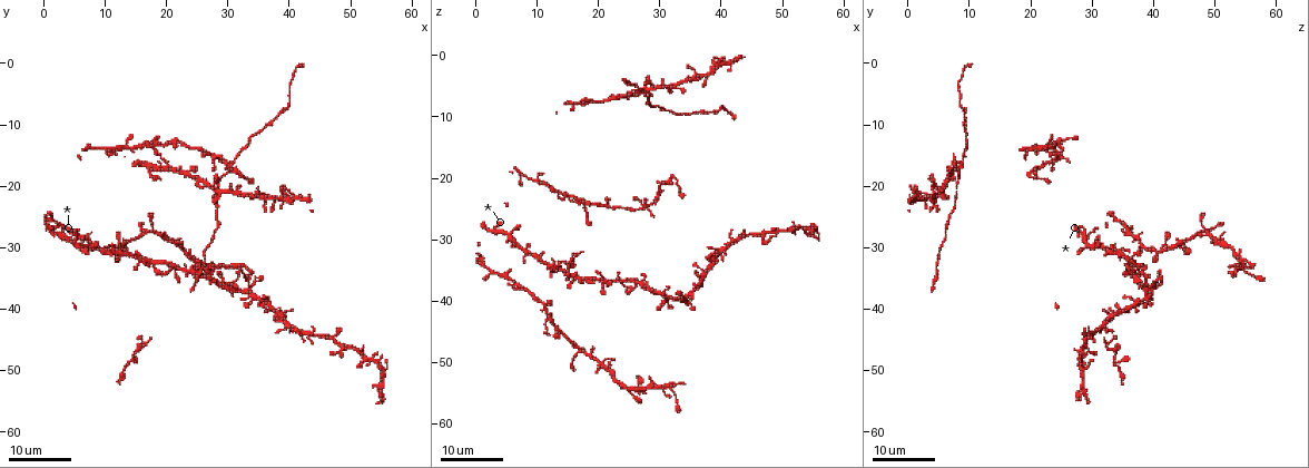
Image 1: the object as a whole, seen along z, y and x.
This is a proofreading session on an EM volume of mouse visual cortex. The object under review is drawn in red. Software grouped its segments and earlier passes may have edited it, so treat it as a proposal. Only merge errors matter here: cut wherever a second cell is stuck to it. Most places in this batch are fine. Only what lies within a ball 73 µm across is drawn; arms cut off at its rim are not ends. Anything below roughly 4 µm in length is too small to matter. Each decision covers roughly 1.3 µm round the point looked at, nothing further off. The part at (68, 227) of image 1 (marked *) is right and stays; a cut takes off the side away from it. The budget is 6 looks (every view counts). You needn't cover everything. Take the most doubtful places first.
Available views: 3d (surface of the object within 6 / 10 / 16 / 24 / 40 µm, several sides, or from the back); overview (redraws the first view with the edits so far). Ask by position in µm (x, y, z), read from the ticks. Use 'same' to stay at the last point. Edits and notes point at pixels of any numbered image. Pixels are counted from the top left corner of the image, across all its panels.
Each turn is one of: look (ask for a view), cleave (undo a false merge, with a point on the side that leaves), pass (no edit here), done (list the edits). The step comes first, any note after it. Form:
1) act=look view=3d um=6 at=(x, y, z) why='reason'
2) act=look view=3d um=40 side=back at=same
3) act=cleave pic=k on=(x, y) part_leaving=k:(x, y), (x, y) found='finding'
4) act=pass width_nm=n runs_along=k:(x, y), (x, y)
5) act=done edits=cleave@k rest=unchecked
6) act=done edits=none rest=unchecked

act=look view=3d um=24 at=(33.5, 37.0, 39.5) why='four-way junction'

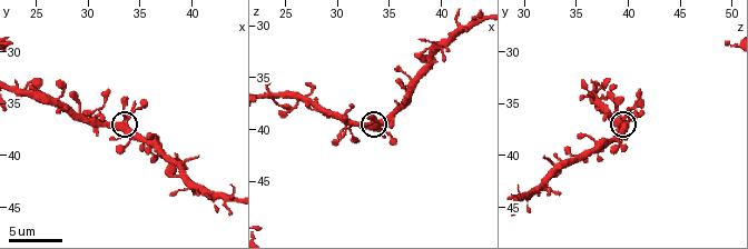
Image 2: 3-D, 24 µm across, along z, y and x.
act=look view=3d um=10 at=(33.4, 37.0, 39.6) why='zoom in'

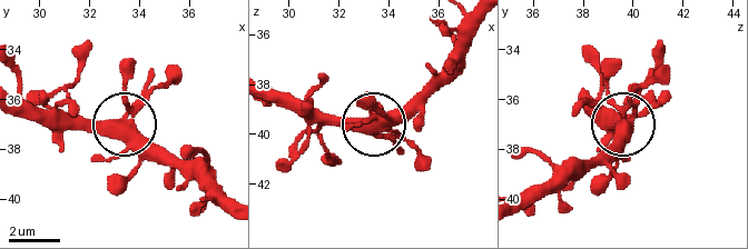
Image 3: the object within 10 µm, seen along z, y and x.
act=look view=3d um=6 at=(33.6, 36.8, 39.8)

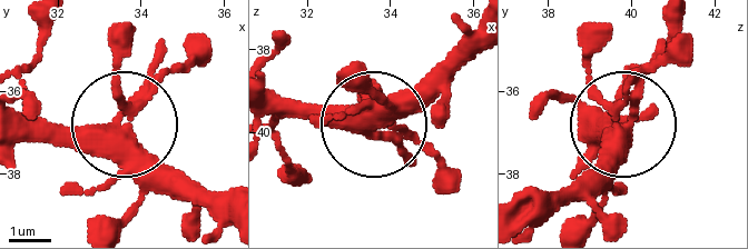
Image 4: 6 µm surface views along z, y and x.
act=pass runs_along=4:(20, 118), (64, 132), (116, 128), (208, 40) found='all the same cell'

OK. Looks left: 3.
act=look view=3d um=24 at=(11.5, 31.0, 41.0) why='four-way junction'

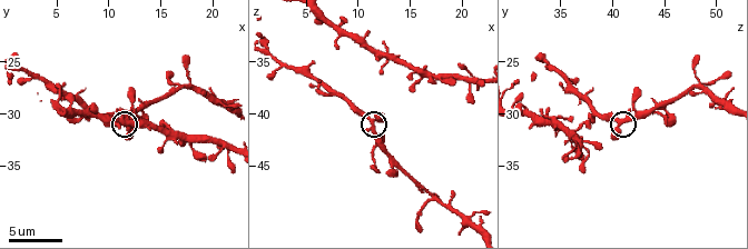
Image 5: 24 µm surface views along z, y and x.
act=look view=3d um=6 at=(11.4, 30.6, 40.6) why='zoom in'

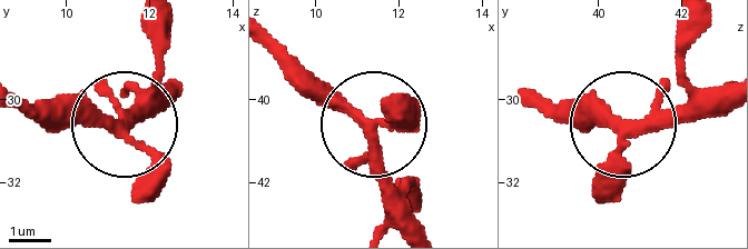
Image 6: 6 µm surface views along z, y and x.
act=pass side_arm_um=17 found='continuous, no second cell'

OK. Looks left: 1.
act=done edits=none rest=unchecked

